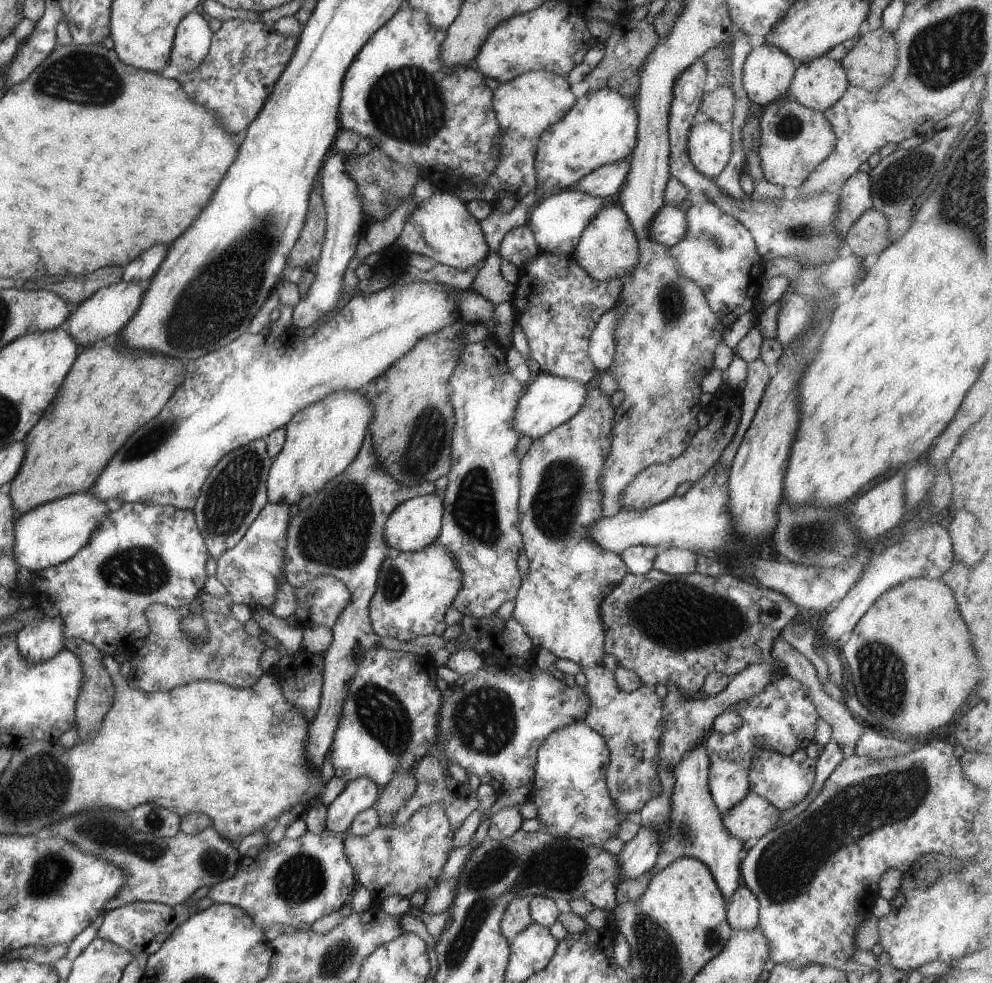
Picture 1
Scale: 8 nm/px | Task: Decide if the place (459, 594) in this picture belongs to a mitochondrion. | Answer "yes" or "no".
no

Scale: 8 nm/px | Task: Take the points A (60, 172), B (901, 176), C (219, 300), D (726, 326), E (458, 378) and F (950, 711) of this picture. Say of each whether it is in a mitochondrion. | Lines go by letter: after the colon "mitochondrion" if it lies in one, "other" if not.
A: other
B: mitochondrion
C: mitochondrion
D: other
E: other
F: other

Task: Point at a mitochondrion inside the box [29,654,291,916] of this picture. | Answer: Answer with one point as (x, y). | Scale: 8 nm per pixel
(103, 829)

